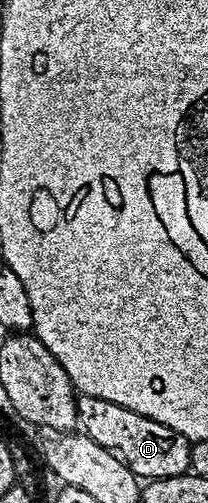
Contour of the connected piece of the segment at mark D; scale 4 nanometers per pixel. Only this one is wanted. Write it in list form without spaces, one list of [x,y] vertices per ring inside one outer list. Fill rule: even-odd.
[[[81,394],[77,399],[77,421],[86,436],[95,440],[99,448],[111,452],[138,479],[174,478],[189,470],[190,439],[139,412],[111,404],[111,400]]]

